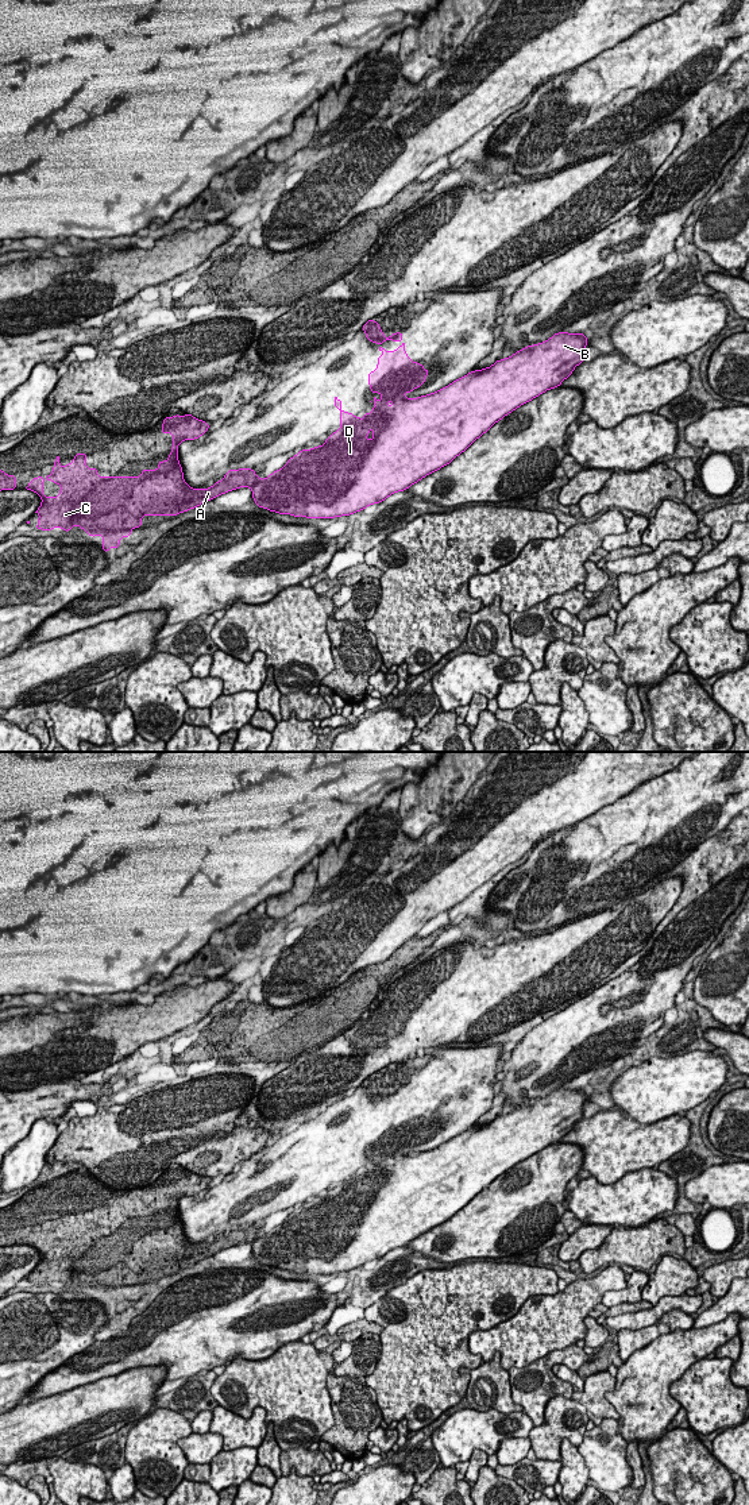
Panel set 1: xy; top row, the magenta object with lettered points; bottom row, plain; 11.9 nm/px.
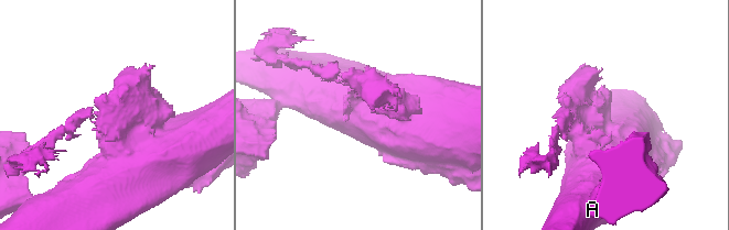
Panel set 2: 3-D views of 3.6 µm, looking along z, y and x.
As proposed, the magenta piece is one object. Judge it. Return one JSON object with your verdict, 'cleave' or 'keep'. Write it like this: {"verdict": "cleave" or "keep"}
{"verdict": "cleave"}

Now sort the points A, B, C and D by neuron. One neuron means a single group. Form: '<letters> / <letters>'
A C / B D

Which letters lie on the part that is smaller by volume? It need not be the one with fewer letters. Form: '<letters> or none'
A, C

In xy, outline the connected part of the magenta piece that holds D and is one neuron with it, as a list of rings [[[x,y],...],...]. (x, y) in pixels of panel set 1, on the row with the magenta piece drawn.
[[[555,333],[544,343],[525,347],[506,359],[497,360],[487,368],[471,371],[451,385],[418,398],[406,398],[404,393],[418,389],[426,381],[424,375],[429,375],[429,370],[410,360],[410,356],[405,354],[405,343],[390,352],[379,347],[383,355],[378,356],[377,370],[368,374],[368,386],[371,393],[382,394],[382,401],[379,402],[374,397],[374,410],[355,417],[352,413],[343,412],[343,401],[335,397],[335,406],[340,410],[341,428],[331,433],[324,445],[302,449],[290,458],[282,468],[270,474],[269,478],[259,479],[251,487],[252,498],[259,508],[270,512],[306,518],[350,516],[372,503],[379,503],[389,495],[408,490],[409,486],[424,476],[449,464],[497,421],[518,406],[549,389],[559,387],[572,374],[574,368],[584,362],[583,350],[588,346],[587,340],[584,333]]]

